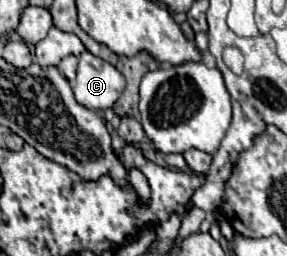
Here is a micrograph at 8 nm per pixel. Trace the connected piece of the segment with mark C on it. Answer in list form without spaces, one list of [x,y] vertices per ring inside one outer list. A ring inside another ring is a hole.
[[[84,52],[78,60],[74,96],[80,104],[92,110],[106,110],[120,98],[126,88],[122,74],[108,62]]]

